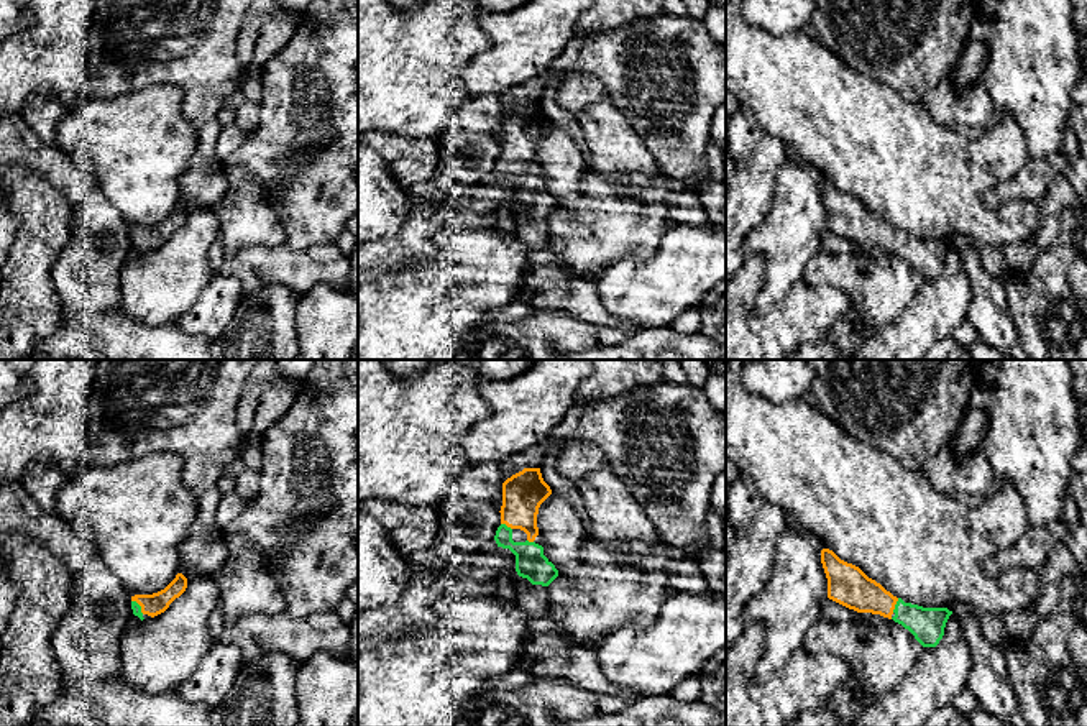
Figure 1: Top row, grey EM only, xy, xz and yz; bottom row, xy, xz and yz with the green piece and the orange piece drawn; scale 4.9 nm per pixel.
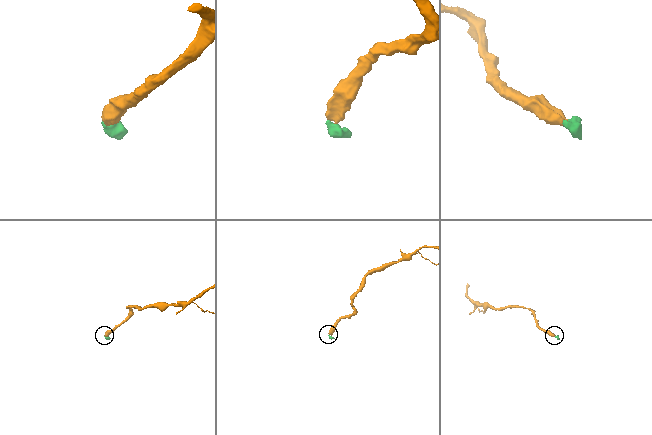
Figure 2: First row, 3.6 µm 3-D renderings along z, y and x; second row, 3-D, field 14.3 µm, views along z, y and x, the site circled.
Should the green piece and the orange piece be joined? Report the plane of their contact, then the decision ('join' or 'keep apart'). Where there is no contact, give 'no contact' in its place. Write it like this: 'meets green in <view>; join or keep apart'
meets green in yz; join

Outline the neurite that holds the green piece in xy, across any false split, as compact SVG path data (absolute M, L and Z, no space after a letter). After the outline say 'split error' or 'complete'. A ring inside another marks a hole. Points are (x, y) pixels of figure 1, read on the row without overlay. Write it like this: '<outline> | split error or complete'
M177 205L176 210L161 223L153 227L135 227L131 228L133 246L141 253L148 246L151 250L164 245L169 237L179 230L187 220L187 210L182 205Z | split error

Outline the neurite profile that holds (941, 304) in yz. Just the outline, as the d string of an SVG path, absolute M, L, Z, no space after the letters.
M952 245L936 279L923 279L898 320L875 332L859 348L860 360L924 360L939 340L951 338L969 315L972 284Z

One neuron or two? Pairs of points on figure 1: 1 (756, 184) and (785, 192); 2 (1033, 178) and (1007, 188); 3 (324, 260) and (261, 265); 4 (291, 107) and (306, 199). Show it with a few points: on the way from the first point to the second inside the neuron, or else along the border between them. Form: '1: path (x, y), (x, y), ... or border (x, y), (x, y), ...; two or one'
1: border (788, 153), (779, 171), (769, 212), (757, 224); two
2: path (1027, 184), (1013, 188); one
3: path (309, 265), (276, 265); one
4: path (283, 130), (283, 168), (291, 176); one

